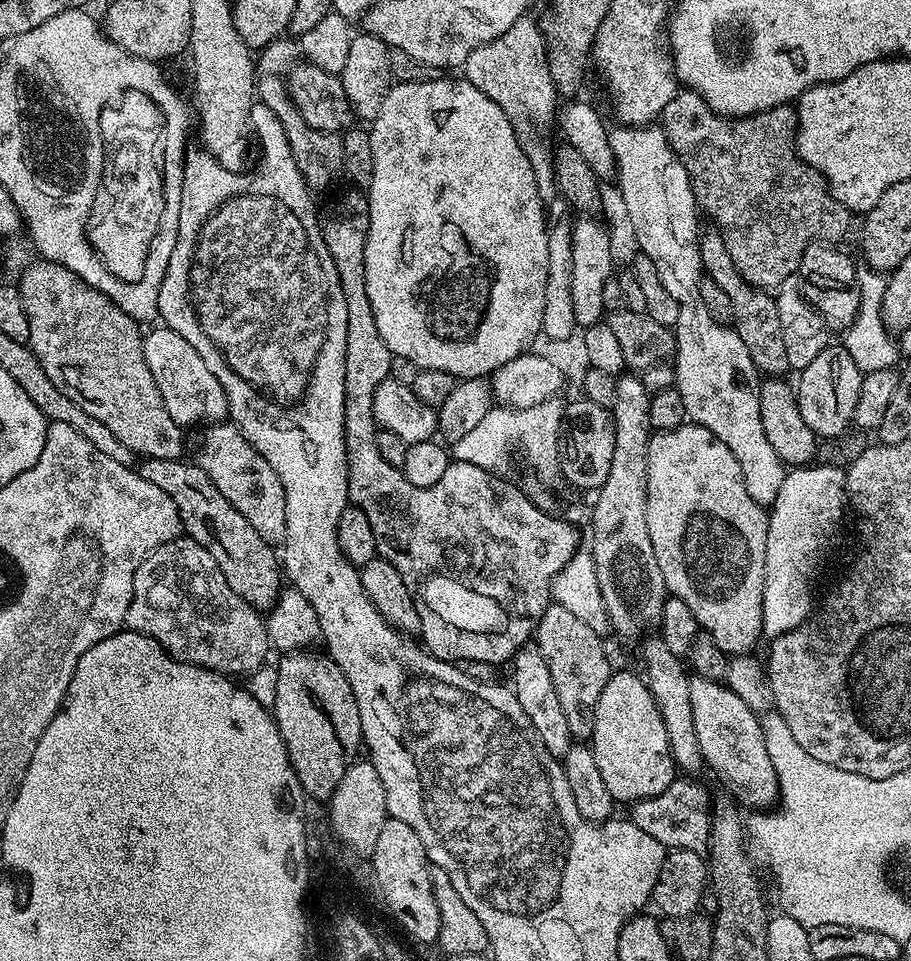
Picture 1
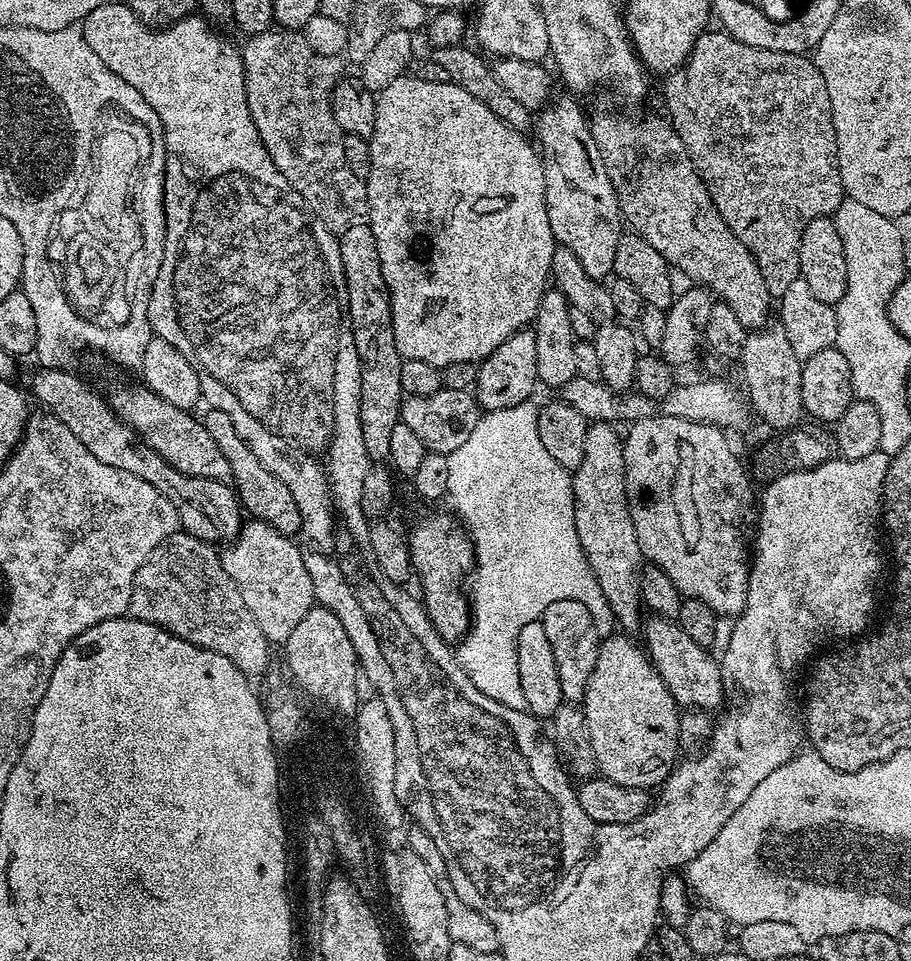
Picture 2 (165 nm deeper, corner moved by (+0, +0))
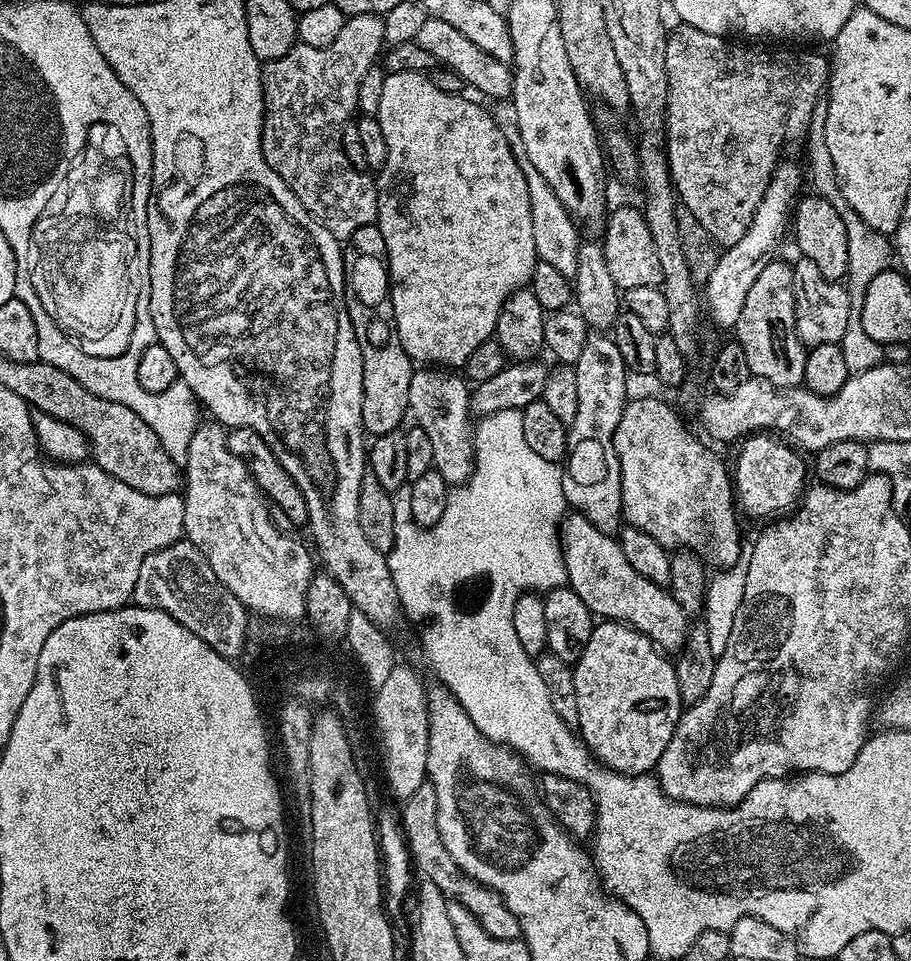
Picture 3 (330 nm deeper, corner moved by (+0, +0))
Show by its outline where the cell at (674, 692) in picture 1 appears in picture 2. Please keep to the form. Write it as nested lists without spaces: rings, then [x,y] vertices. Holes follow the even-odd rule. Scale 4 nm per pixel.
[[[592,422],[586,430],[586,454],[571,473],[574,530],[578,530],[578,542],[594,578],[598,578],[598,586],[602,586],[602,594],[606,594],[613,621],[619,627],[621,624],[625,633],[636,634],[642,628],[640,573],[646,561],[638,546],[638,534],[634,534],[626,498],[624,442],[621,433],[612,428],[615,427],[608,422]]]

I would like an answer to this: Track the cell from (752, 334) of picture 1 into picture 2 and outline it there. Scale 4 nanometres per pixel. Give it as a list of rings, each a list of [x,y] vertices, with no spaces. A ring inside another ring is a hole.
[[[604,108],[601,112],[591,113],[590,127],[594,142],[598,142],[598,154],[602,154],[602,162],[606,166],[606,174],[610,174],[612,184],[616,188],[620,197],[620,211],[622,220],[631,231],[637,232],[642,238],[646,238],[646,242],[650,242],[650,246],[654,246],[654,250],[658,250],[658,254],[662,254],[662,258],[666,258],[666,262],[677,273],[680,272],[684,276],[689,276],[693,285],[707,289],[713,297],[719,298],[723,303],[730,306],[730,310],[734,310],[734,314],[738,314],[738,322],[742,322],[742,326],[746,330],[755,330],[763,328],[769,323],[771,314],[774,312],[774,298],[770,294],[770,290],[766,290],[766,278],[762,278],[762,270],[758,266],[758,262],[750,254],[750,250],[738,238],[738,234],[734,234],[734,230],[730,230],[730,226],[722,218],[722,214],[714,206],[714,202],[708,193],[708,187],[700,180],[696,167],[692,165],[691,158],[688,157],[686,146],[682,142],[682,138],[678,138],[678,134],[671,126],[671,123],[663,115],[660,116],[639,116],[636,112],[615,112],[612,108]],[[661,116],[661,117],[660,117]],[[628,180],[636,180],[636,185],[632,185]],[[680,271],[680,272],[679,272]]]

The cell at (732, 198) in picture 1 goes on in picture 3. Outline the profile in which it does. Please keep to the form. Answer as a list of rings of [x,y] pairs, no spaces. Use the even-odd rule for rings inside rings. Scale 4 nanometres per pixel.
[[[677,23],[675,27],[667,33],[666,42],[669,172],[679,203],[698,218],[717,245],[729,246],[750,226],[755,208],[781,163],[780,147],[804,134],[802,126],[808,126],[806,118],[811,118],[825,91],[830,64],[816,52],[767,52],[764,48],[747,48],[744,42],[731,44],[731,39],[706,34],[689,24]]]

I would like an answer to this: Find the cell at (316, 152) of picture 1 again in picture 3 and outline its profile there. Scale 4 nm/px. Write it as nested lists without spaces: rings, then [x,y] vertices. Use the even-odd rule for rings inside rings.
[[[358,14],[345,19],[344,34],[330,42],[330,46],[319,48],[297,42],[286,54],[282,54],[282,58],[267,61],[260,69],[264,95],[262,154],[274,174],[278,174],[278,178],[294,190],[298,202],[302,202],[310,215],[322,222],[322,226],[326,226],[326,230],[330,230],[330,234],[341,242],[348,240],[354,230],[375,224],[378,214],[376,181],[367,171],[354,167],[350,158],[346,158],[342,134],[344,127],[353,119],[352,111],[360,100],[360,83],[371,70],[372,63],[375,60],[377,63],[384,47],[383,15]]]

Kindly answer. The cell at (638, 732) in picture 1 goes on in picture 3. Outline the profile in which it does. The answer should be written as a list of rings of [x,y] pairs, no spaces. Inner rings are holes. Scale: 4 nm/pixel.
[[[605,619],[593,627],[586,650],[576,660],[574,694],[578,694],[576,724],[578,735],[589,752],[606,768],[613,768],[627,776],[643,776],[651,773],[662,758],[662,750],[670,746],[670,738],[680,721],[682,703],[675,663],[638,630],[629,624]]]

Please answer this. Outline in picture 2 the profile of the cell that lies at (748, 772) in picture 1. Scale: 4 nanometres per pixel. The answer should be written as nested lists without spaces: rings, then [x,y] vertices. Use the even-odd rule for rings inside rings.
[[[649,615],[642,624],[643,643],[652,657],[652,664],[658,670],[662,682],[666,682],[666,690],[675,698],[681,709],[700,709],[715,713],[715,708],[726,700],[726,685],[721,661],[712,657],[709,649],[693,642],[686,630],[676,620],[667,620],[661,616]]]

